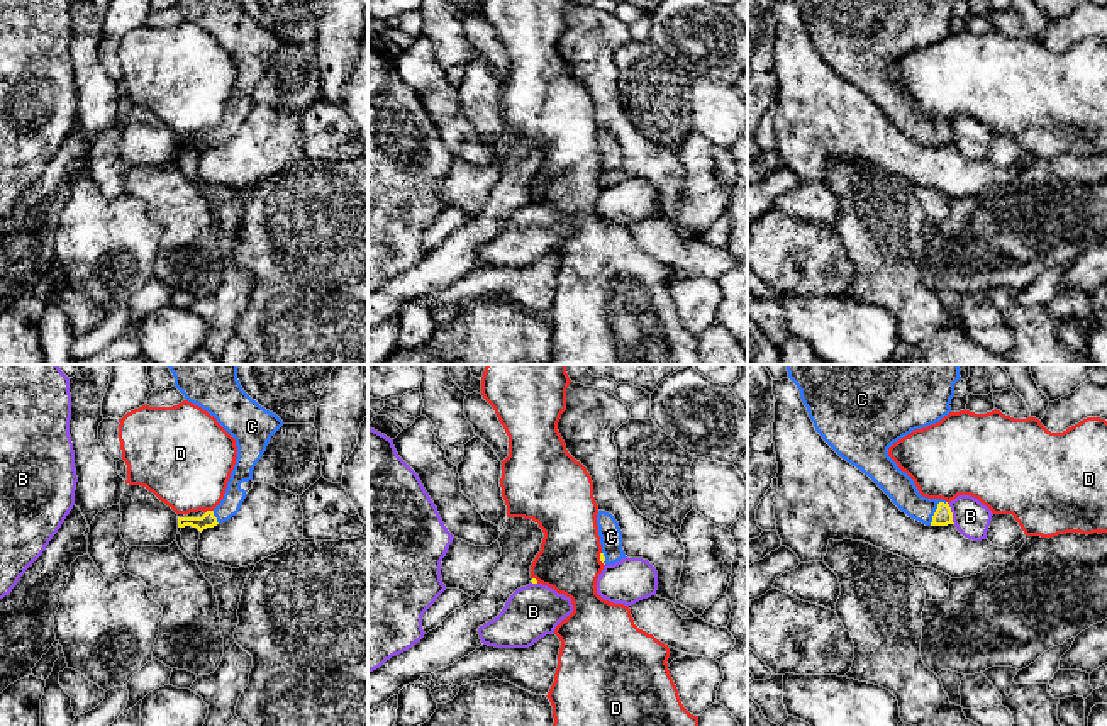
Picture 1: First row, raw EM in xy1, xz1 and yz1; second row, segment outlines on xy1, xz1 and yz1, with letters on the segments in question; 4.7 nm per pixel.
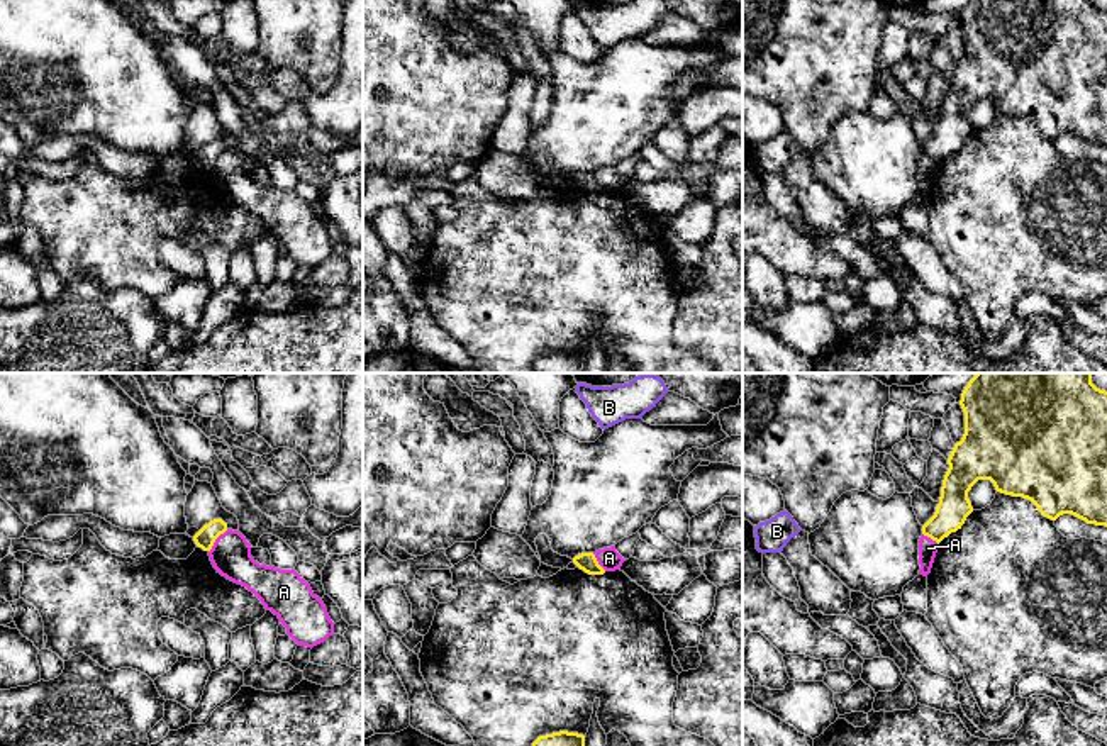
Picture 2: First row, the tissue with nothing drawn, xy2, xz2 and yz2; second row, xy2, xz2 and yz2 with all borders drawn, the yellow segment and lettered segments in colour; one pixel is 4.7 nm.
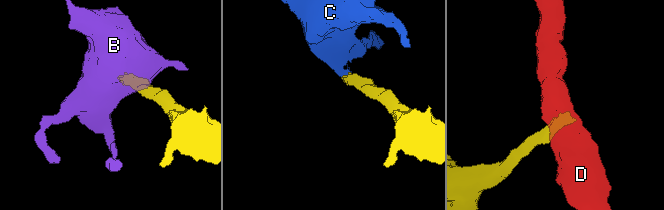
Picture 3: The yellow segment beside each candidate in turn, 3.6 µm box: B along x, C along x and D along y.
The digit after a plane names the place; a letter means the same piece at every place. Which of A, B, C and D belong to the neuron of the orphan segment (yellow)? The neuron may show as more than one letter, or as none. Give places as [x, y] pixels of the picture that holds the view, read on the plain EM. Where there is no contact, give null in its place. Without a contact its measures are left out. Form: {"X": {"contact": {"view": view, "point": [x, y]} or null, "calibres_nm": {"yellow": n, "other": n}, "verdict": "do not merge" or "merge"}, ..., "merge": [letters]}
{"A": {"contact": {"view": "xy2", "point": [216, 158]}, "calibres_nm": {"yellow": 90, "other": 190}, "verdict": "do not merge"}, "B": {"contact": {"view": "yz1", "point": [951, 134]}, "calibres_nm": {"yellow": 90, "other": 170}, "verdict": "do not merge"}, "C": {"contact": {"view": "yz1", "point": [936, 131]}, "calibres_nm": {"yellow": 90, "other": 140}, "verdict": "merge"}, "D": {"contact": {"view": "xy1", "point": [209, 131]}, "calibres_nm": {"yellow": 70, "other": 420}, "verdict": "do not merge"}, "merge": ["C"]}

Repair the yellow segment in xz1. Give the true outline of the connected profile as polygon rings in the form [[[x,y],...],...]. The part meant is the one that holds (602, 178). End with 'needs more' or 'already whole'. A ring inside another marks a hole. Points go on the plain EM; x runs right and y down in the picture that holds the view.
[[[598,131],[597,146],[602,165],[600,182],[605,185],[614,185],[626,178],[622,170],[622,151],[615,137],[605,131]]]; needs more

